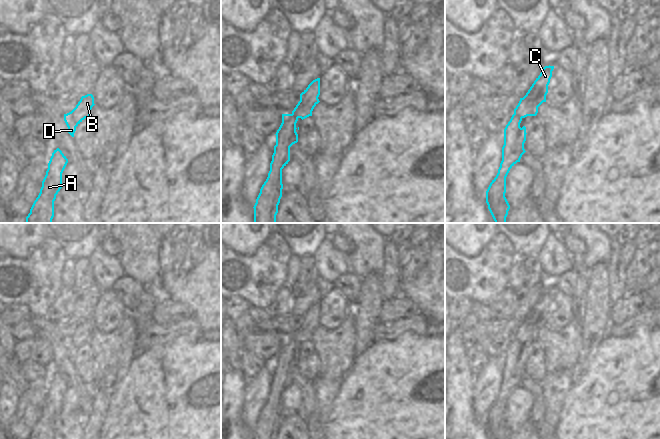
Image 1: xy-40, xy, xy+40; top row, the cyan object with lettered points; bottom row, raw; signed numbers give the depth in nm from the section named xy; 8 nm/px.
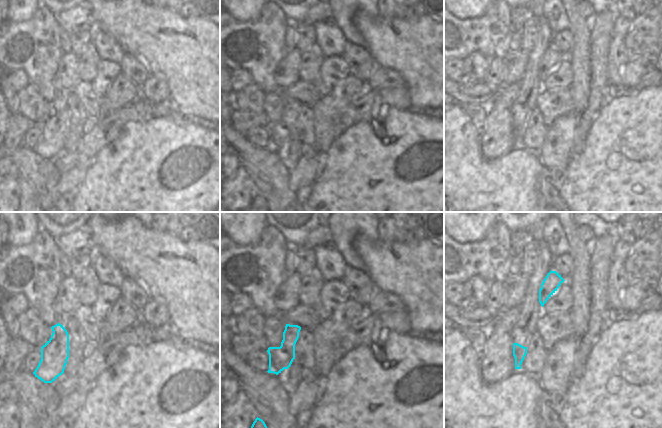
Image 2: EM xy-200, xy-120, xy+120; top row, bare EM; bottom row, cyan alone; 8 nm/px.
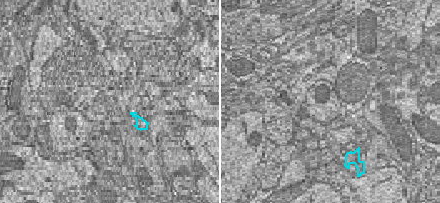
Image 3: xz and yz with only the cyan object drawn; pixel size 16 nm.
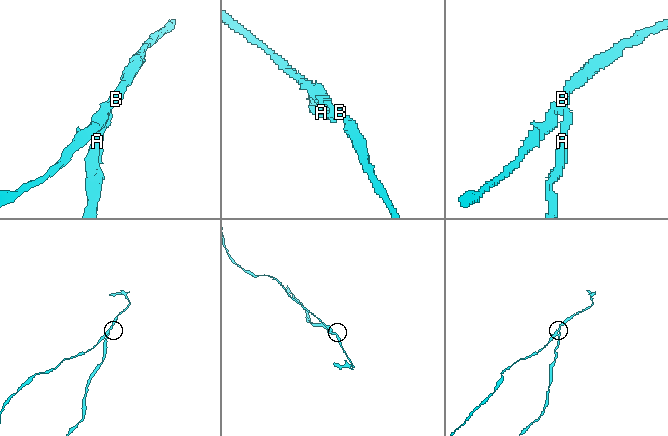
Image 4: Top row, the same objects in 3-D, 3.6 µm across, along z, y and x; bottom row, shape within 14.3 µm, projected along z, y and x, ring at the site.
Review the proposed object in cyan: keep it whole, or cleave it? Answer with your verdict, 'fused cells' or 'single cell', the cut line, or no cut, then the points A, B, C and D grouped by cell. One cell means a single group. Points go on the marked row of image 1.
fused cells | xy+40 (514, 113), (521, 118) | A / B C D

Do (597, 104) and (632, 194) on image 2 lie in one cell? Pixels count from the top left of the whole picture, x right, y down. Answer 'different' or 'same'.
different

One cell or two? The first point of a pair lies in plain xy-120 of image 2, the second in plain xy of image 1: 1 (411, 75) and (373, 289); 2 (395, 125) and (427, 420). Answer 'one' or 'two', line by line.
1: two
2: one

